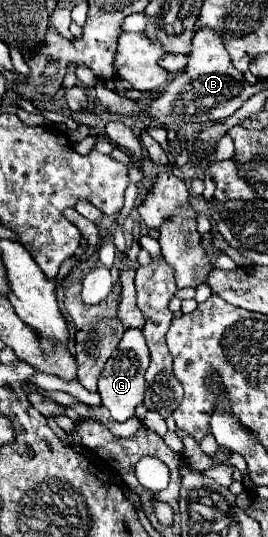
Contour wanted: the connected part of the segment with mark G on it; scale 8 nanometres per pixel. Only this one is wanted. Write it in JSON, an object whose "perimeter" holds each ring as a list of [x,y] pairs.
{"perimeter":[[[128,329],[118,343],[118,347],[112,351],[112,357],[106,361],[106,367],[98,381],[98,393],[102,397],[102,405],[112,413],[116,421],[126,421],[134,415],[136,405],[144,399],[144,373],[150,365],[150,351],[146,345],[146,339],[140,329]]]}

